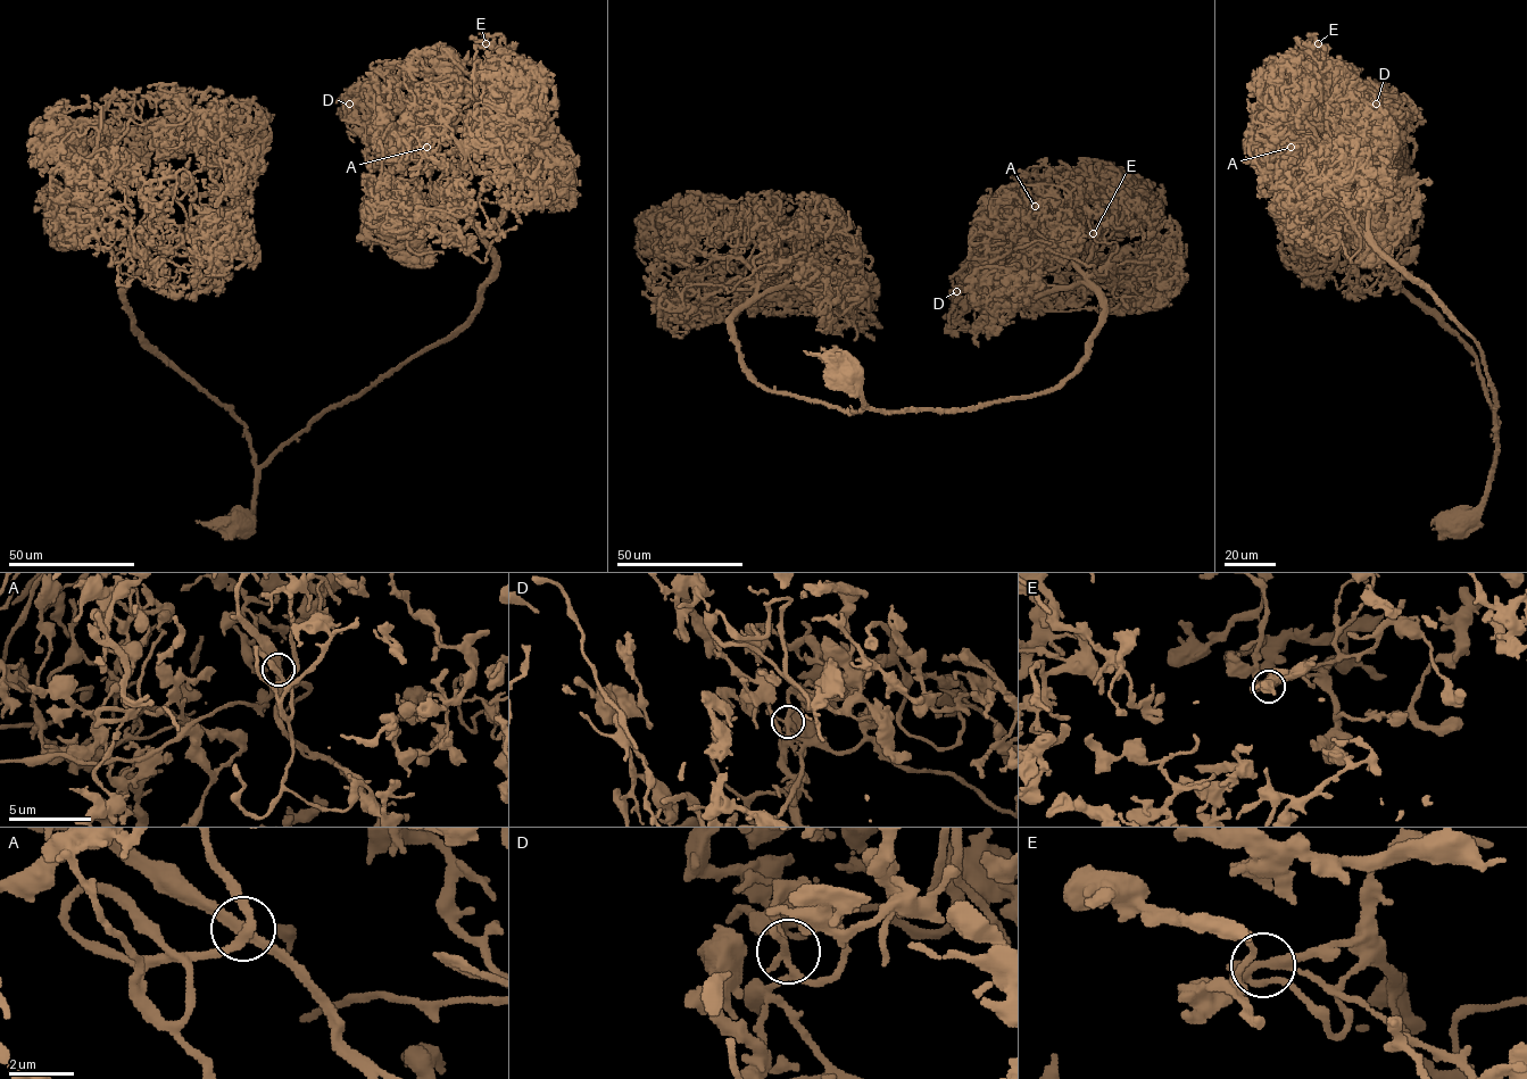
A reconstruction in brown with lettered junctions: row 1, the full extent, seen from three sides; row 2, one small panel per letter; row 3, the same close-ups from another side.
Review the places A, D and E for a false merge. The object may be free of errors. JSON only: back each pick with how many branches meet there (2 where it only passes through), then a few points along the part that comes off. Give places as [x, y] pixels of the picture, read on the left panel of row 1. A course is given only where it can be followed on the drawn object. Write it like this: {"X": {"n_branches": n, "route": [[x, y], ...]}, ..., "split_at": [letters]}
{"split_at": []}

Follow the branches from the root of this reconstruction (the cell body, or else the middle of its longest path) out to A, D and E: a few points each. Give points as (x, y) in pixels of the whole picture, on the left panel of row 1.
A: (243, 526), (262, 467), (326, 412), (445, 342), (492, 273), (495, 250), (436, 190), (441, 168), (426, 147)
D: (243, 526), (262, 467), (445, 342), (495, 266), (472, 213), (425, 187), (395, 137), (371, 143), (349, 104)
E: (243, 526), (262, 467), (445, 342), (492, 273), (467, 217), (499, 117), (489, 92), (500, 56), (484, 43)

